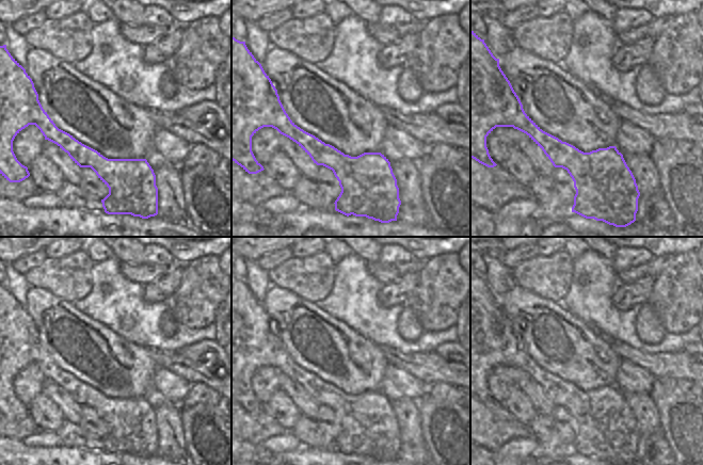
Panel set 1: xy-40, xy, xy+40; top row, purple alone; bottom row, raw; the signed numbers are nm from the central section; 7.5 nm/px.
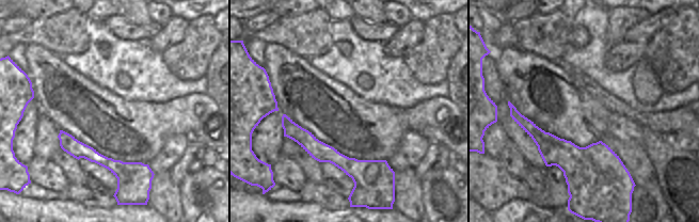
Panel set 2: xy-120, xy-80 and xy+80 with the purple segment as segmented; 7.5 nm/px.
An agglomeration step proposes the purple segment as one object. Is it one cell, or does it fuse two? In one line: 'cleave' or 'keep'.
keep

